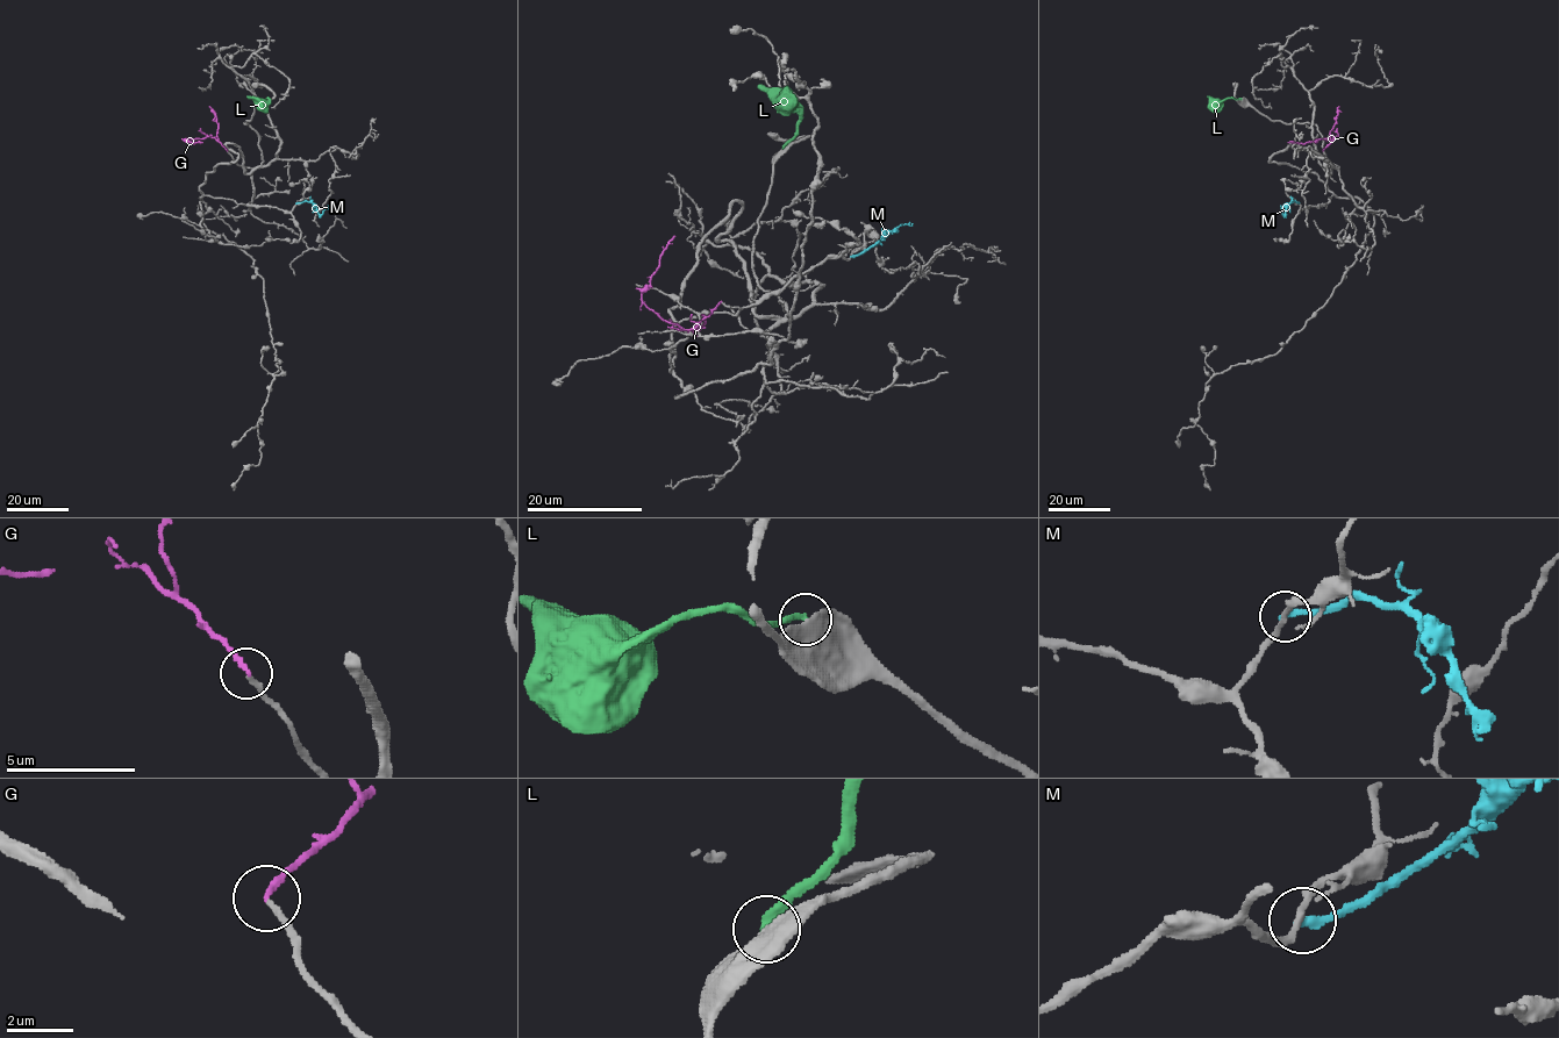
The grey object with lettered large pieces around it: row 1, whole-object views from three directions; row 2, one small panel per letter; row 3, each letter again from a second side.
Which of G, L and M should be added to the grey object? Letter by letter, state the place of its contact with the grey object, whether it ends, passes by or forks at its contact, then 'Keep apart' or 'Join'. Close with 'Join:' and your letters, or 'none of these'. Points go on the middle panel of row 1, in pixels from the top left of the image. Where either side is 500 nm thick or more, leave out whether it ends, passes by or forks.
G: Touches grey at (721, 301). It ends there. Join
L: Touches grey at (784, 148). Keep apart
M: Touches grey at (851, 256). It ends there. Keep apart
Join: G

